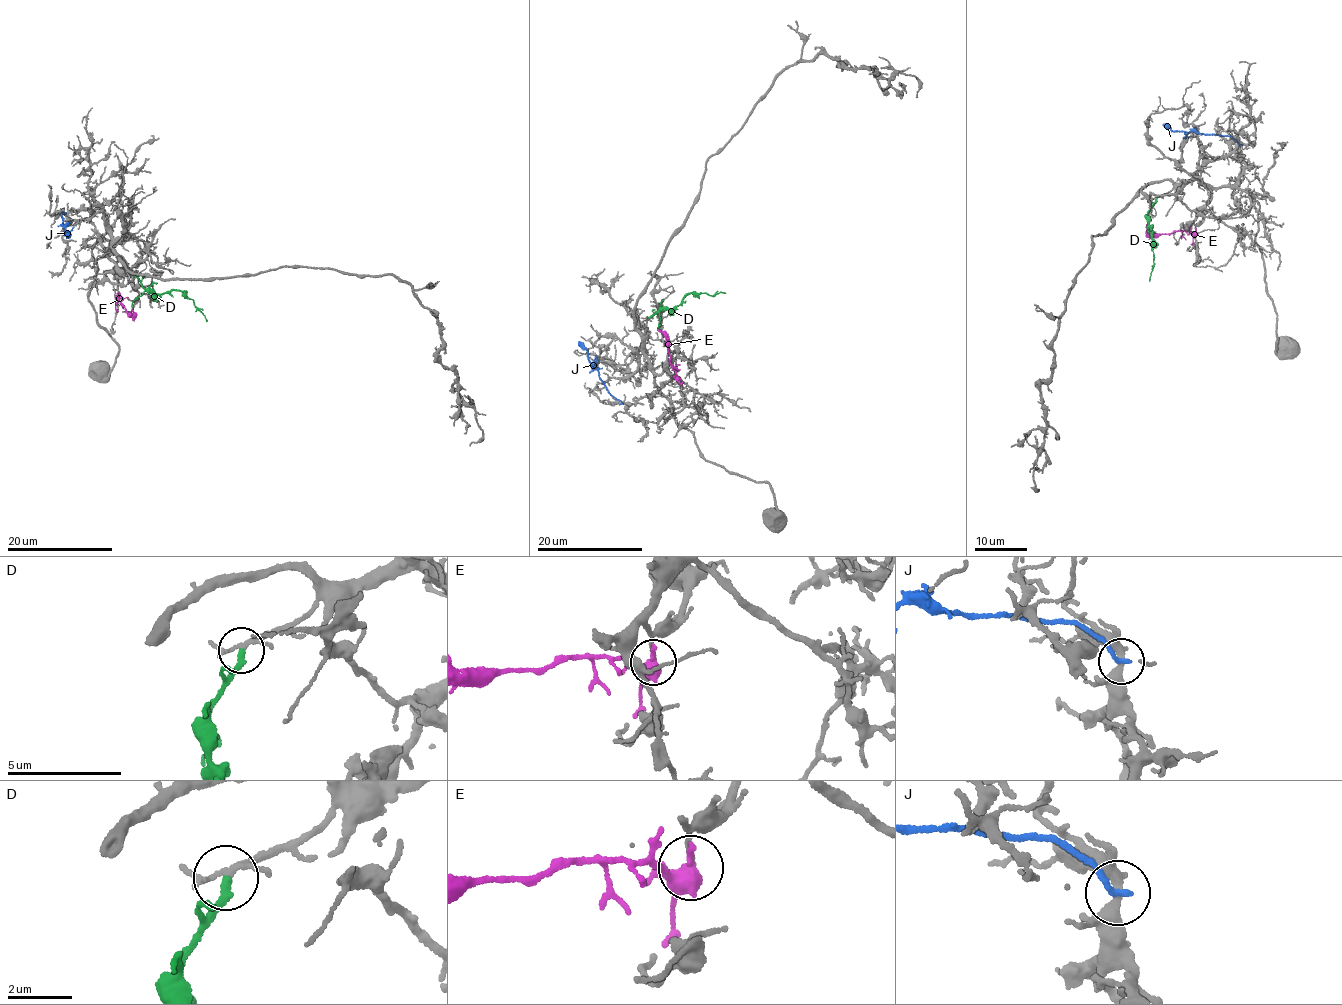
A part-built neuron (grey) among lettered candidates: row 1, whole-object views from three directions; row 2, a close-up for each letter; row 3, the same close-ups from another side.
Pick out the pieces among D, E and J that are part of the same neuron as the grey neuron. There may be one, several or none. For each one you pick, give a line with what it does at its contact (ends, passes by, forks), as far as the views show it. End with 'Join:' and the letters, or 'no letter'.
D: it ends
Join: D

